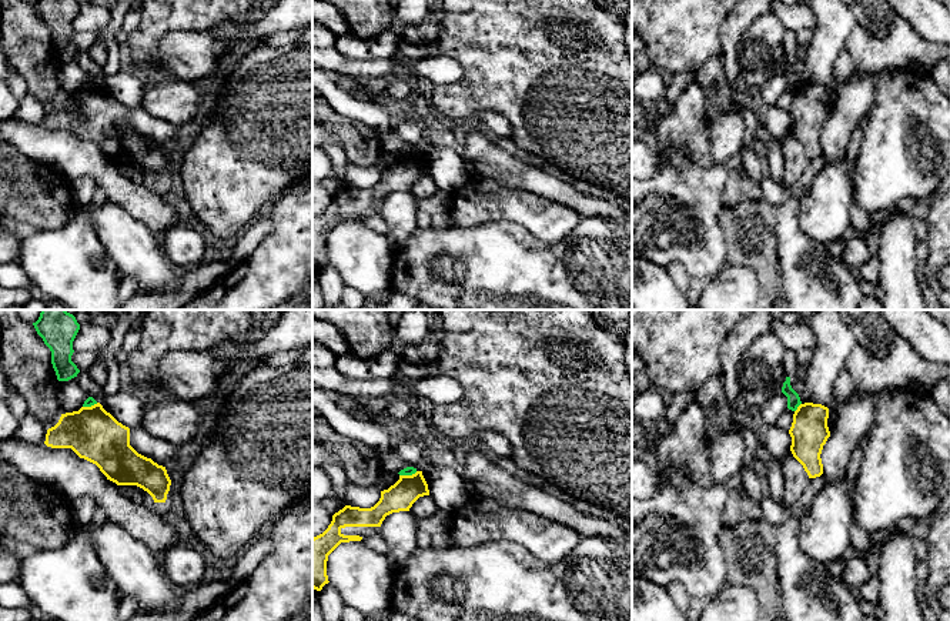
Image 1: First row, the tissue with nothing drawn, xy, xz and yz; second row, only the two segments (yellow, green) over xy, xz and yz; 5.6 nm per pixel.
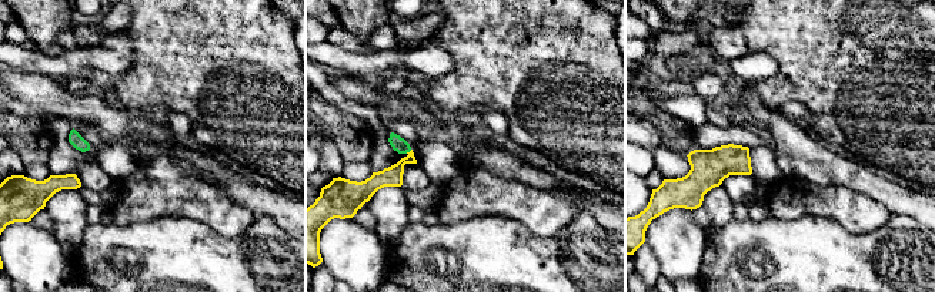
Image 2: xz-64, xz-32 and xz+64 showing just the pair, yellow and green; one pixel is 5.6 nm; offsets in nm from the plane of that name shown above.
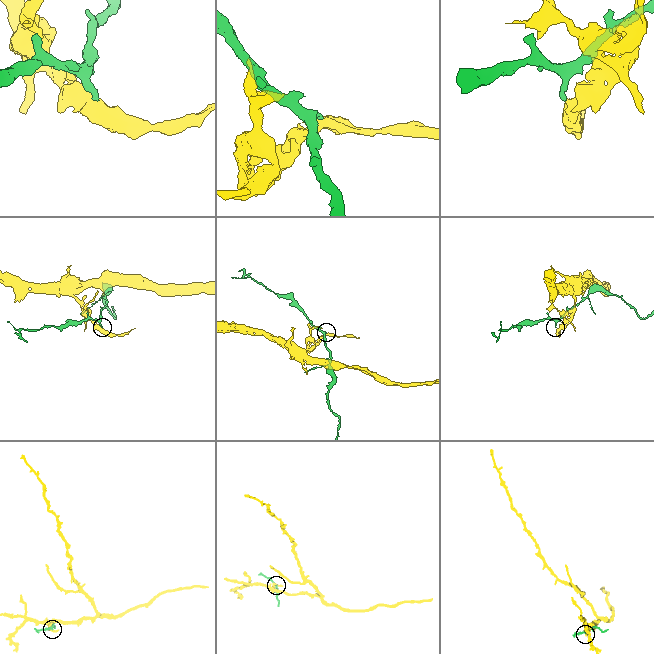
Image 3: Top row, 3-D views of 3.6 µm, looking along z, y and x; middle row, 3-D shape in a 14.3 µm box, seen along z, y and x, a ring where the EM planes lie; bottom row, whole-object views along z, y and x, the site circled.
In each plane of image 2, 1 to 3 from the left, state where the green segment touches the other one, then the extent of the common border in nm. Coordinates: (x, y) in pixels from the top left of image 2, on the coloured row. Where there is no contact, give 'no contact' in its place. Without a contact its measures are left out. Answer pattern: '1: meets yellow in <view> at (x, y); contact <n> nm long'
1: no contact
2: meets yellow in xz-32 at (410, 151); contact 40 nm long
3: no contact

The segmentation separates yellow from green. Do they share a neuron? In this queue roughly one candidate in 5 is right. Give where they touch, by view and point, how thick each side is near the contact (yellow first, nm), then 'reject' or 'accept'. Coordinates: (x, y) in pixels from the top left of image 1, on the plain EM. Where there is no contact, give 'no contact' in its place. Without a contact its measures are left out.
yz (798, 87) | 220/80 nm | reject

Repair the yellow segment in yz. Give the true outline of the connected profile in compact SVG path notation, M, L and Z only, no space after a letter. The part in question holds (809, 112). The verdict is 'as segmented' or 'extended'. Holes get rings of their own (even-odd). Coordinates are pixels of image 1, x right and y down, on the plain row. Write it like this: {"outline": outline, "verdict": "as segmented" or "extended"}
{"outline": "M805 83L793 94L789 110L792 117L790 131L803 146L809 158L823 154L822 130L830 117L827 107L829 89L822 84Z", "verdict": "as segmented"}

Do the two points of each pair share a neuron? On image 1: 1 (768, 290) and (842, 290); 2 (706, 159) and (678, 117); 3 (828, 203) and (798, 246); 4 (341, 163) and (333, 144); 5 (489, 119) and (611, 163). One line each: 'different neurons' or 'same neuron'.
1: different neurons
2: same neuron
3: different neurons
4: same neuron
5: different neurons

